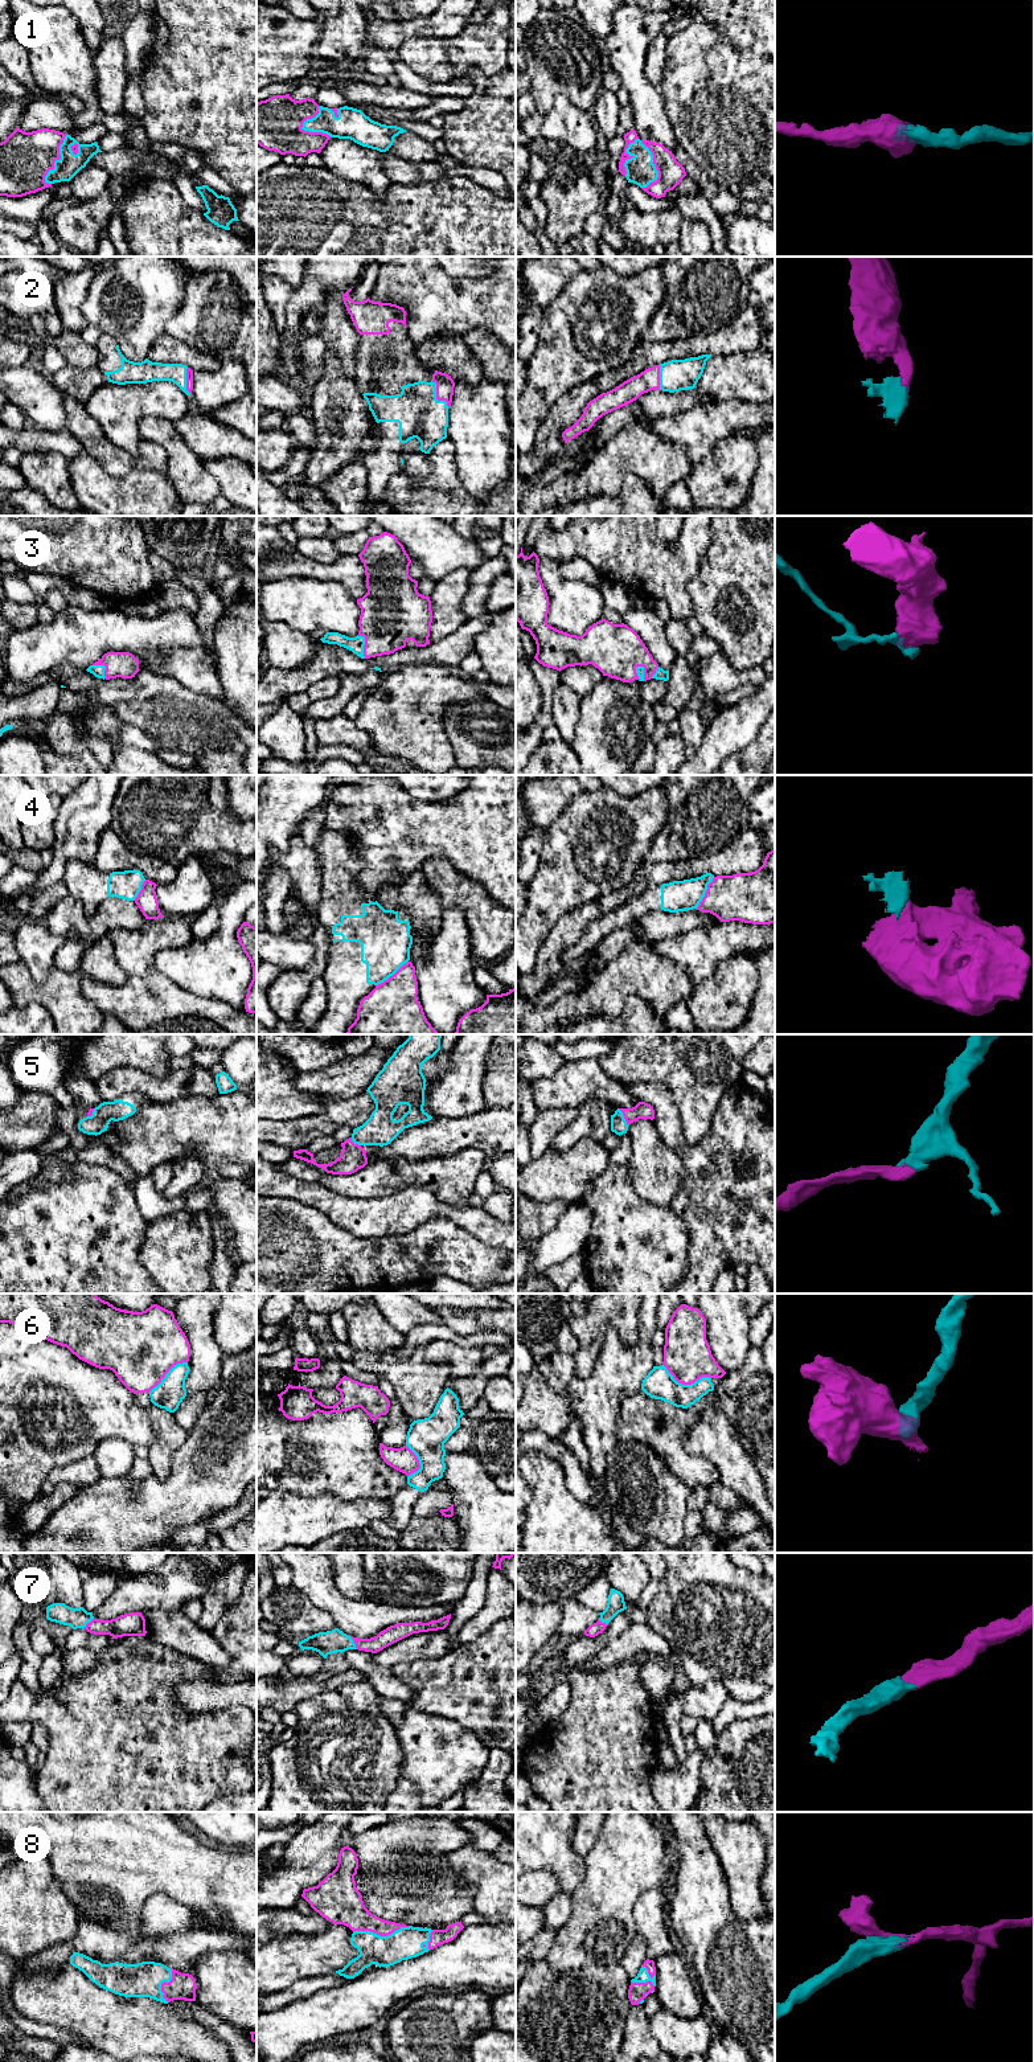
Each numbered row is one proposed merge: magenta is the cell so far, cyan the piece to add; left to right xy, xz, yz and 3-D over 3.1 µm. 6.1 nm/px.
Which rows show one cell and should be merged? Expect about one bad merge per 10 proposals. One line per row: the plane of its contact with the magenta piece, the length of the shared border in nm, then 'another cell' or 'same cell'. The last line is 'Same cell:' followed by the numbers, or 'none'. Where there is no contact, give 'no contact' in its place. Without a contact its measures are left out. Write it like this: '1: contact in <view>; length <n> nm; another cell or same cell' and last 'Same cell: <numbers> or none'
1: contact in xy; length 320 nm; same cell
2: contact in xz; length 200 nm; same cell
3: contact in xz; length 150 nm; same cell
4: contact in xz; length 260 nm; another cell
5: contact in yz; length 130 nm; same cell
6: contact in yz; length 300 nm; another cell
7: contact in xz; length 90 nm; same cell
8: contact in xz; length 340 nm; same cell
Same cell: 1, 2, 3, 5, 7, 8

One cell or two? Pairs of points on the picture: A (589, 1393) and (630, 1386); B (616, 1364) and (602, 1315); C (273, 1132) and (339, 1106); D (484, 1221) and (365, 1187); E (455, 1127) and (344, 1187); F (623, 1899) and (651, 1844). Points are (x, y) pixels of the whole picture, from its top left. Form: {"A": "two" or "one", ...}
{"A": "one", "B": "two", "C": "one", "D": "two", "E": "two", "F": "one"}

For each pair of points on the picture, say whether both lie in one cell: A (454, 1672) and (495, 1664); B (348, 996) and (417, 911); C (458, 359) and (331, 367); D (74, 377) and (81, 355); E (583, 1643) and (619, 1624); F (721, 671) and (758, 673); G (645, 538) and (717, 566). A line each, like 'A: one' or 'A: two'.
A: one
B: one
C: two
D: one
E: one
F: one
G: two

